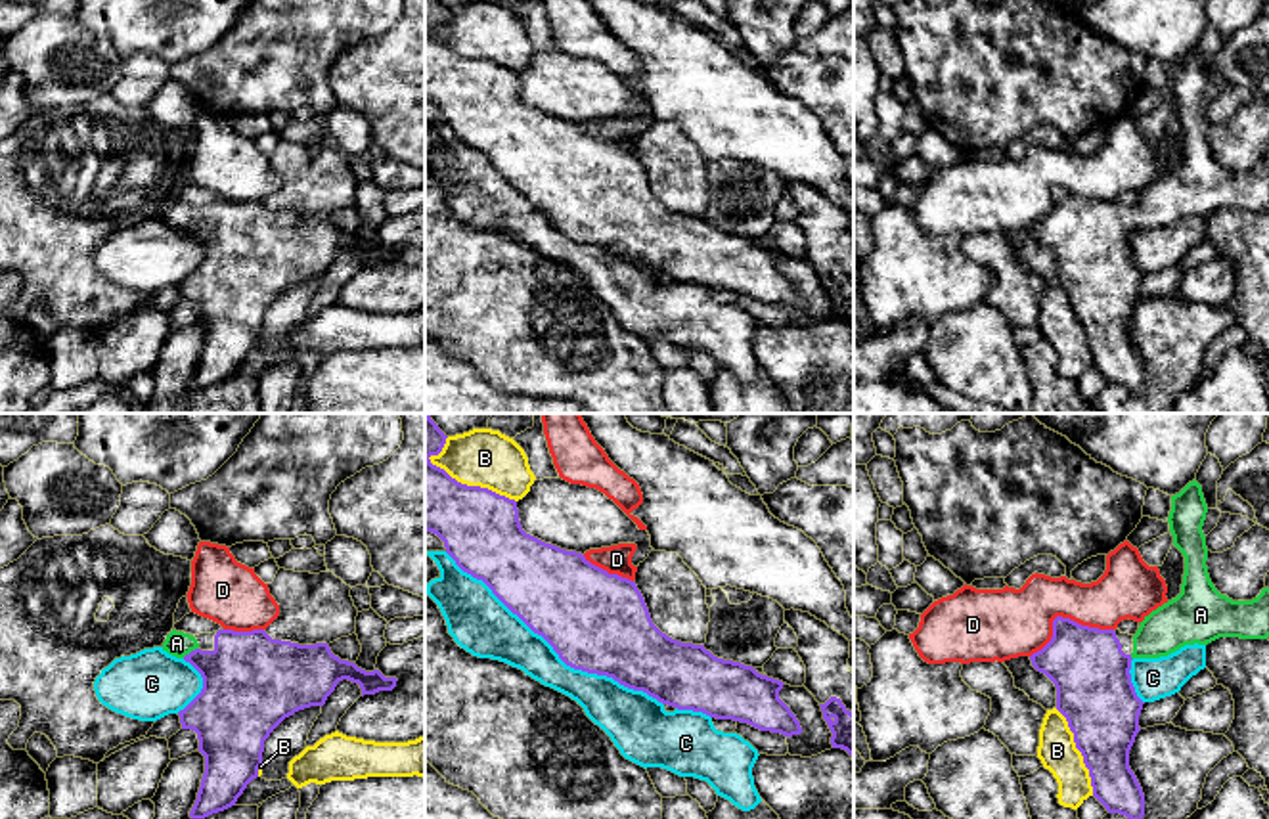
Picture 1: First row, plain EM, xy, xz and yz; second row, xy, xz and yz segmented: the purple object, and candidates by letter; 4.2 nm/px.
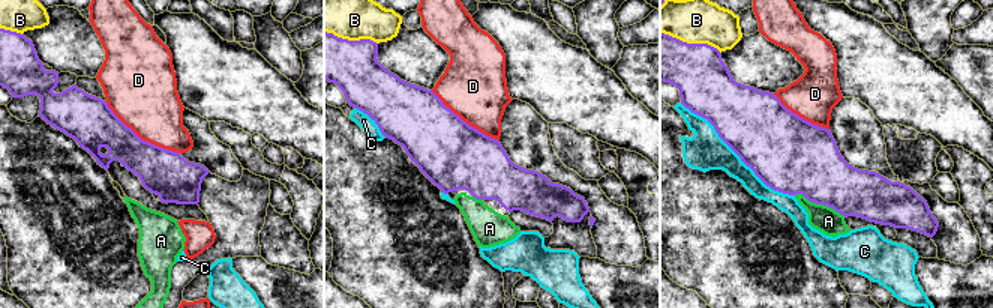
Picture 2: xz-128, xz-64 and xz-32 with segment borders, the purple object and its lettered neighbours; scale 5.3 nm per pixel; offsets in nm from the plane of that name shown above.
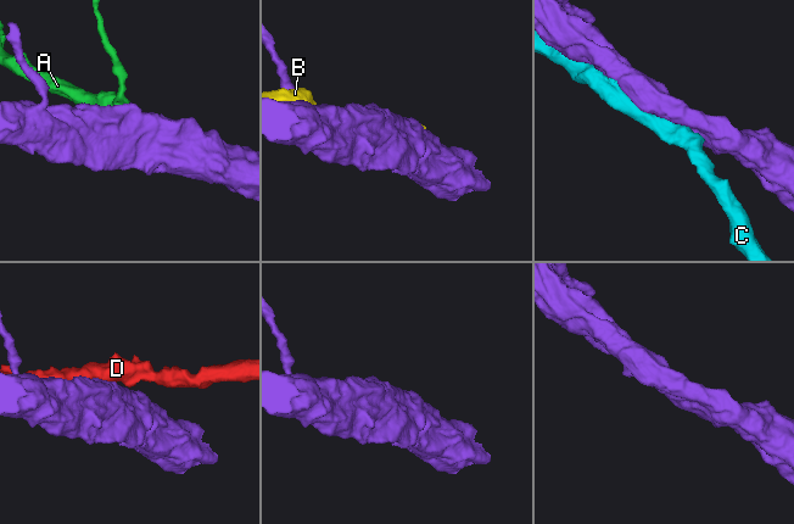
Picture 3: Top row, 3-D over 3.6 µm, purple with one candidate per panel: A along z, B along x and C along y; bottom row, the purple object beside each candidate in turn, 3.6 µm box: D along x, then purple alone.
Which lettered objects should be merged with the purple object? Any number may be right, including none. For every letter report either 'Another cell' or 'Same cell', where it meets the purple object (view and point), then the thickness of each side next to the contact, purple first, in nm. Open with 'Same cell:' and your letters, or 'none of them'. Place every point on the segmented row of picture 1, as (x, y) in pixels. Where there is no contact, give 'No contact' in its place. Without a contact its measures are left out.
Same cell: A
A: Same cell. Touches purple at xy (192, 651). Thickness 360 nm (purple) against 110 nm
B: Another cell. Touches purple at xz (471, 486). Thickness 340 nm (purple) against 240 nm
C: Another cell. Touches purple at xz (554, 649). Thickness 420 nm (purple) against 220 nm
D: Another cell. Touches purple at yz (1063, 619). Thickness 320 nm (purple) against 300 nm

